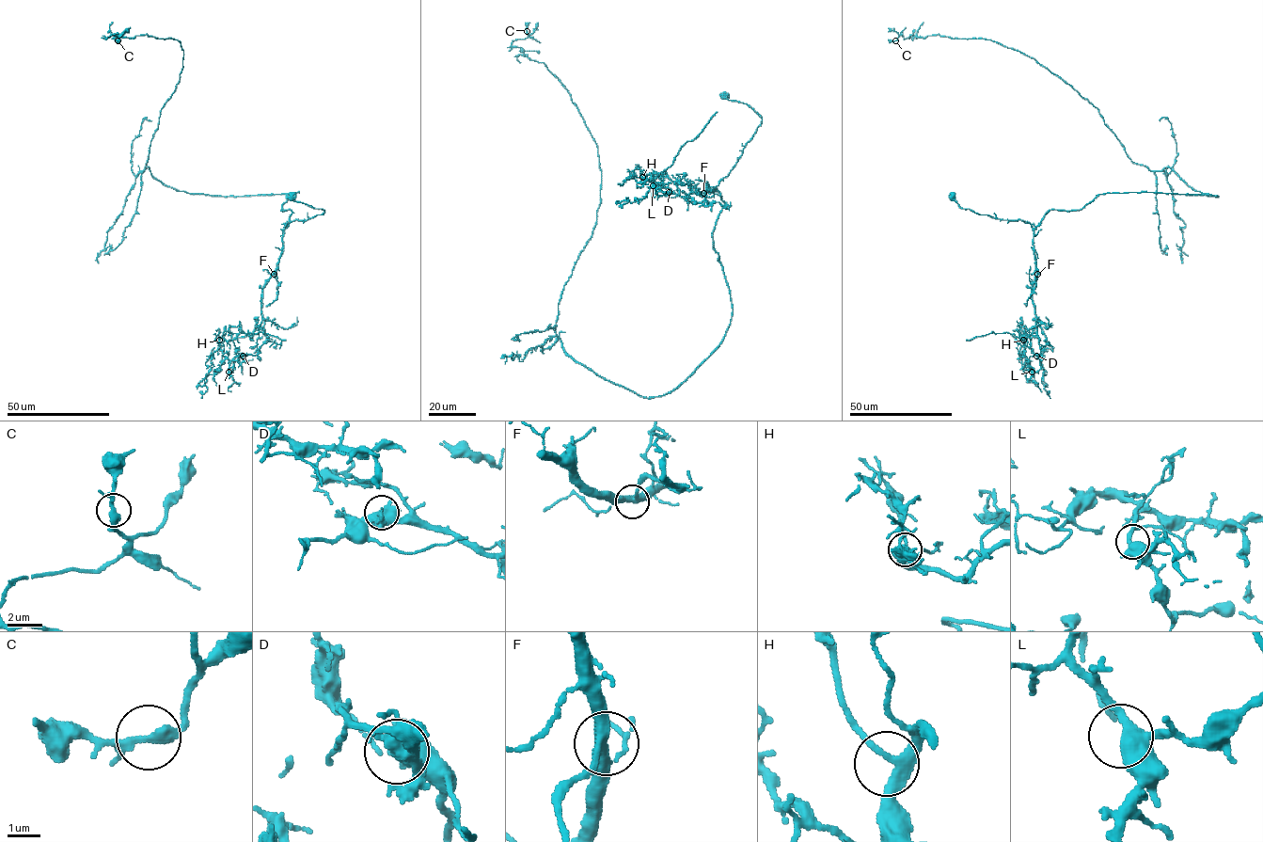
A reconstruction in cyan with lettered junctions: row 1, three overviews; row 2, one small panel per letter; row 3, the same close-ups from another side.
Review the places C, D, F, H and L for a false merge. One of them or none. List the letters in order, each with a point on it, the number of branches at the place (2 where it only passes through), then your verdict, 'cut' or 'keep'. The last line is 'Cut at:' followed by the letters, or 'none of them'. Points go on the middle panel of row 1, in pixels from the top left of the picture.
C: (527, 31) | 3 | keep
D: (669, 192) | 3 | cut
F: (703, 193) | 3 | keep
H: (642, 177) | 3 | keep
L: (653, 185) | 3 | keep
Cut at: D

